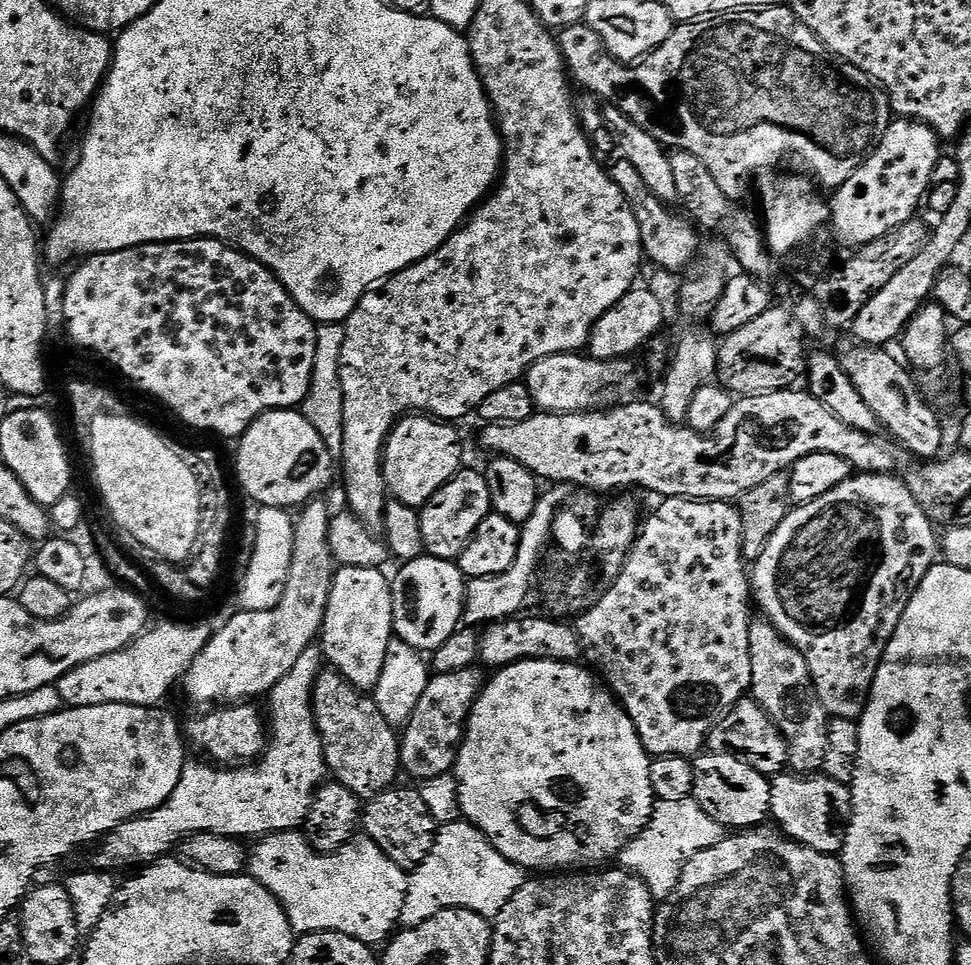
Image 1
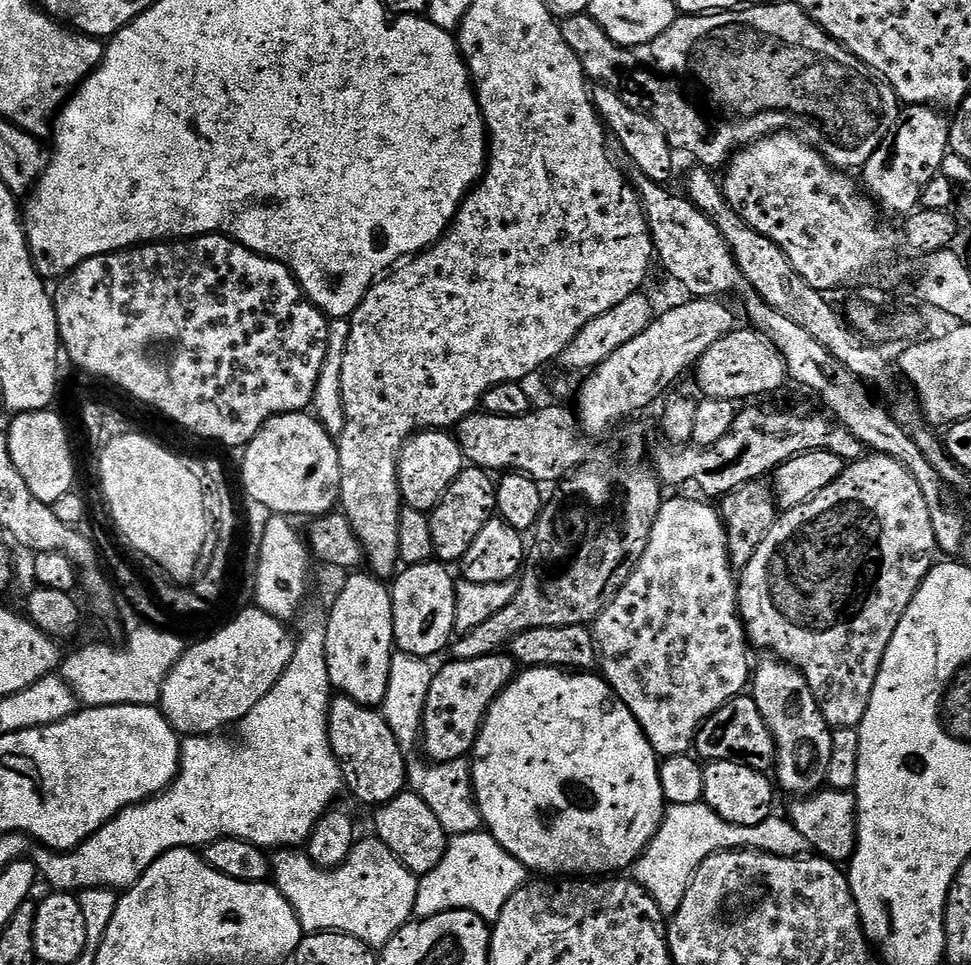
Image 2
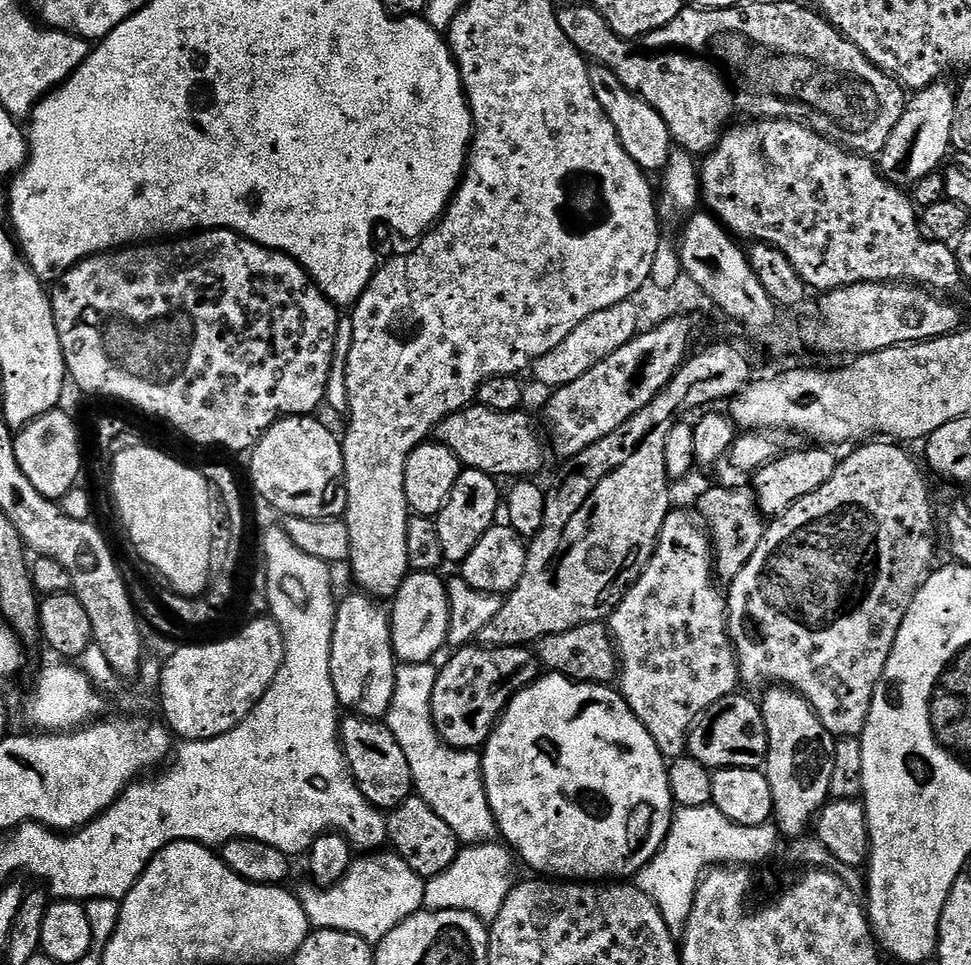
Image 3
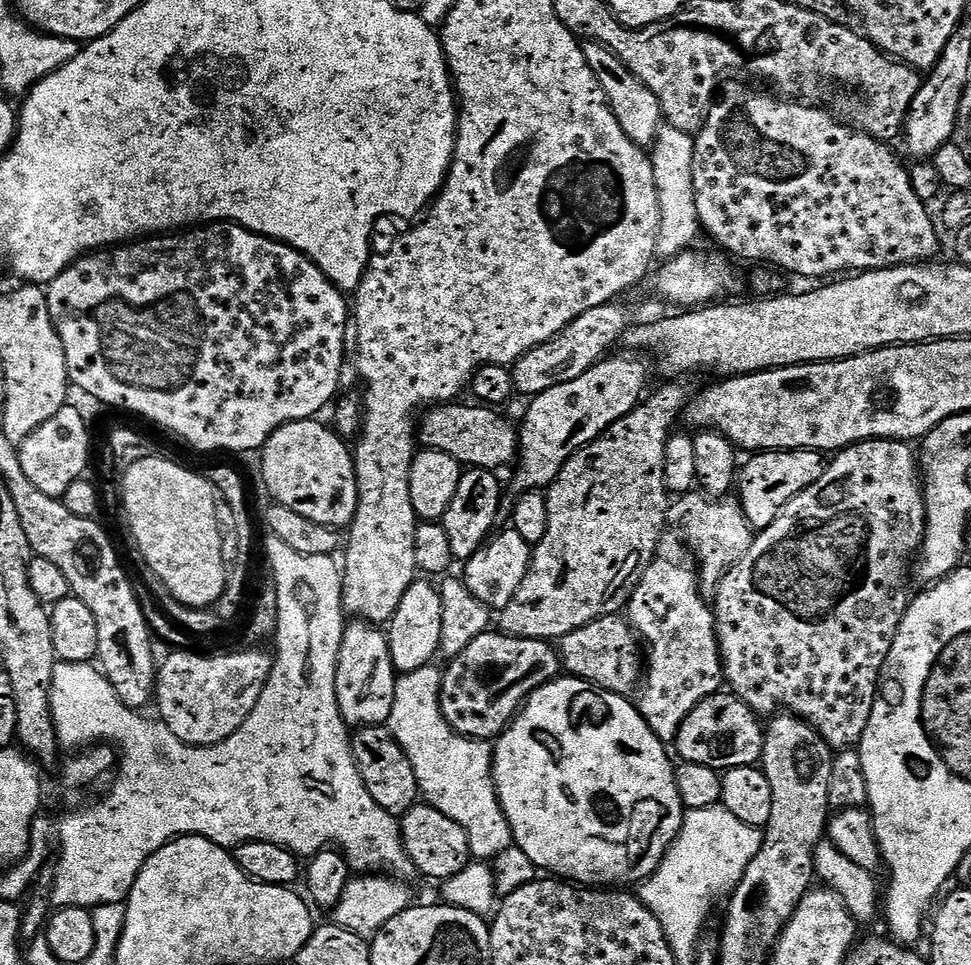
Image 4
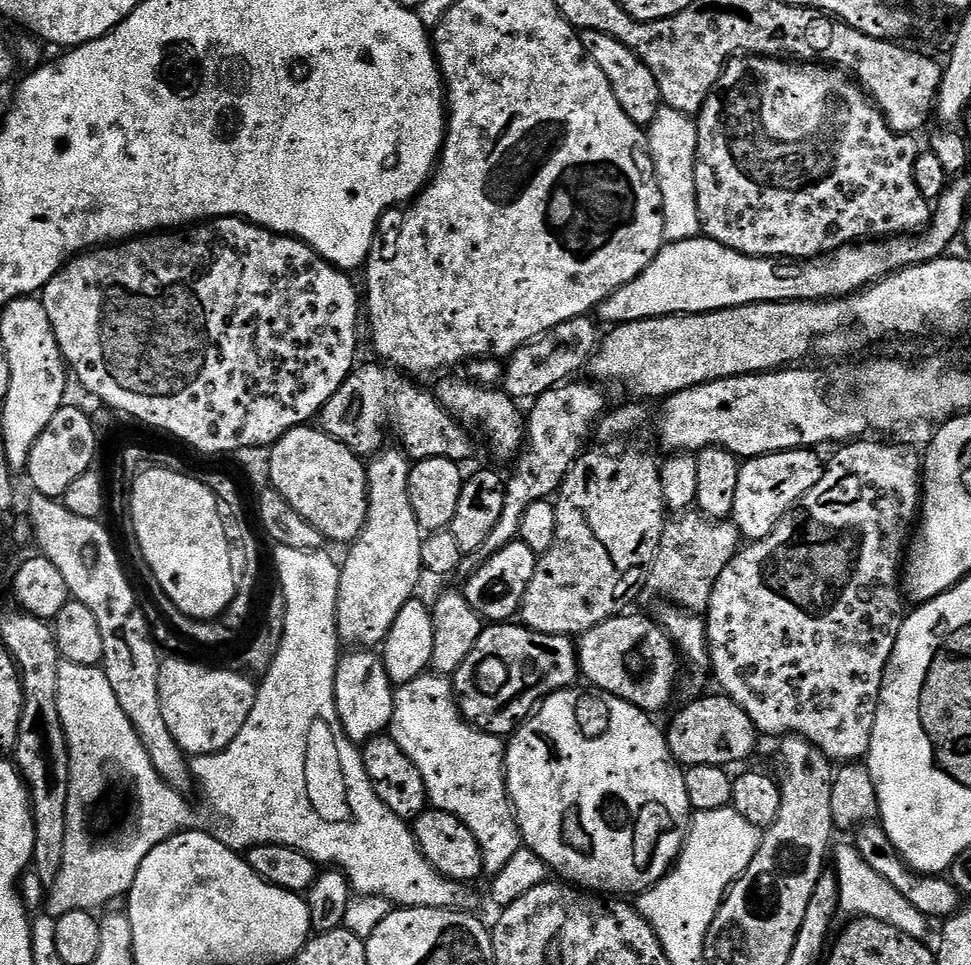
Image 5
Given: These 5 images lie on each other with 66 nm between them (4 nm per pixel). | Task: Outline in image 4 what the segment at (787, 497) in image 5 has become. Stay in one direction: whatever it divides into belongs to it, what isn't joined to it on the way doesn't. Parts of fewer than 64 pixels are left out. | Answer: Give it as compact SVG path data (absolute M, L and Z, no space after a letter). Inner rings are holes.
M765 450L749 460L752 461L738 472L738 499L746 518L756 530L769 528L793 498L822 478L826 467L821 453L807 450Z

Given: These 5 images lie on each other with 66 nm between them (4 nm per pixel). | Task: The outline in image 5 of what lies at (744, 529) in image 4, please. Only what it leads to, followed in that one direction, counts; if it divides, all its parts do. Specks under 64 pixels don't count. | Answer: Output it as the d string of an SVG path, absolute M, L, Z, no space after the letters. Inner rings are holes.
M689 510L672 519L665 523L656 556L647 569L647 591L665 596L669 605L686 612L707 613L710 594L714 594L722 570L726 570L742 547L740 531L731 519L709 520L698 510Z

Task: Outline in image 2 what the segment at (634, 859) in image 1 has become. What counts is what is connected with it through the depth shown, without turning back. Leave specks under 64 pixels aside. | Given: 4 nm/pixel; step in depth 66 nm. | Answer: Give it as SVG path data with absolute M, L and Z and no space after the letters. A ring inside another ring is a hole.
M703 802L690 806L668 804L664 813L664 820L656 837L648 843L648 848L636 859L630 869L631 879L654 898L654 902L665 917L671 918L682 906L682 898L690 886L693 876L696 875L698 866L715 852L730 852L754 848L757 852L769 852L775 856L803 857L809 851L806 838L798 834L791 819L784 820L779 814L766 818L766 822L758 822L758 826L738 826L726 822L710 806Z

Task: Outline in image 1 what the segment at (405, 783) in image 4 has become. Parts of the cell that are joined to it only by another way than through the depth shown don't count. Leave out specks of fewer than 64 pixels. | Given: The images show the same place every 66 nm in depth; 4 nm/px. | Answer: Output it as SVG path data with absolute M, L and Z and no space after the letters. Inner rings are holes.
M324 670L314 686L312 713L322 738L324 767L335 783L346 786L346 790L361 798L382 794L397 783L396 775L399 777L402 772L400 736L382 718L382 710L378 710L371 695L359 692L337 672Z

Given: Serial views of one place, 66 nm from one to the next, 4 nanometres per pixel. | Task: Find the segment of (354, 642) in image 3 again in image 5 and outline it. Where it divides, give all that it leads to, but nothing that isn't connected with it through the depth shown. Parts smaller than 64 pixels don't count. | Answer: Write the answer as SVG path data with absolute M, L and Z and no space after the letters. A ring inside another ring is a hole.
M352 650L341 655L340 664L336 667L336 685L334 686L334 698L336 699L336 709L342 730L348 735L349 740L357 746L363 746L369 740L389 731L392 715L394 714L394 686L386 674L383 655L372 650Z

